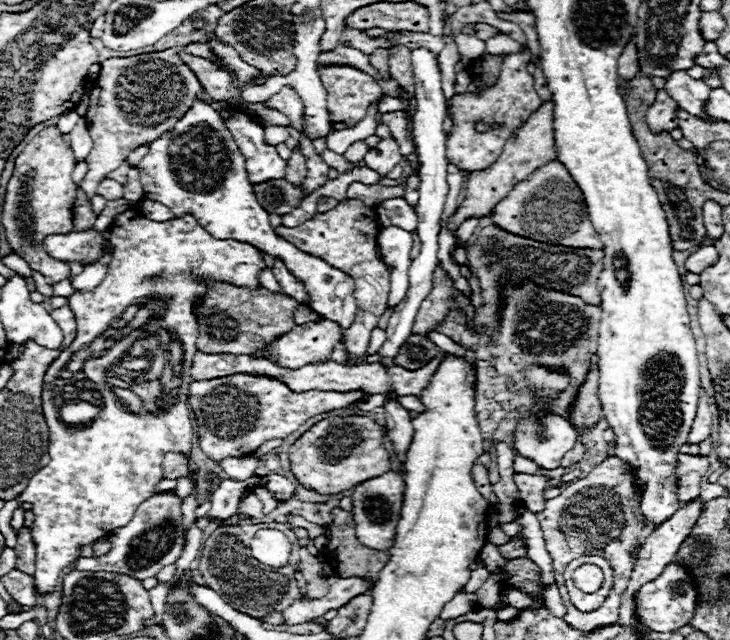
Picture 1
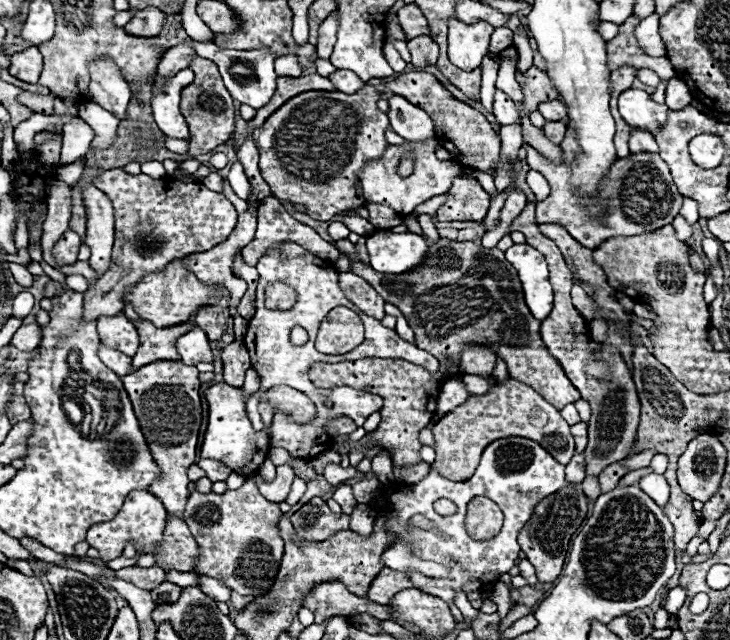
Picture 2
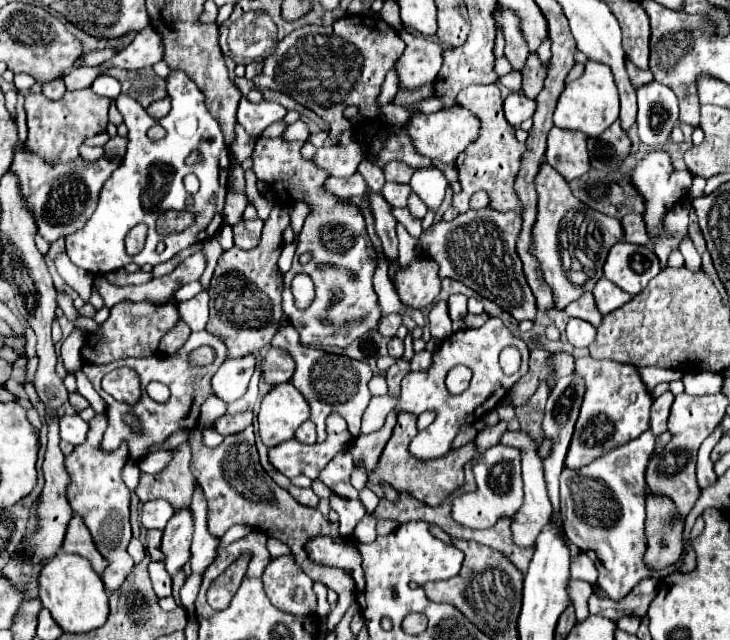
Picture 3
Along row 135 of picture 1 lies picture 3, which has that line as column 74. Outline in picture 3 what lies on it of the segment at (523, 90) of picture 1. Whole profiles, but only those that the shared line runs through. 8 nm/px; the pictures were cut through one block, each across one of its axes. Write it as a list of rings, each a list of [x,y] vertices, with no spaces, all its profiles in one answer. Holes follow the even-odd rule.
[[[96,414],[88,424],[90,424],[90,430],[88,430],[86,442],[76,446],[74,452],[70,456],[66,456],[66,460],[64,460],[64,466],[72,478],[72,484],[68,488],[68,500],[70,500],[74,514],[78,514],[84,520],[84,524],[88,526],[98,552],[110,562],[102,580],[104,580],[108,592],[116,592],[122,586],[122,582],[126,580],[126,574],[130,574],[132,566],[134,566],[130,554],[126,552],[126,548],[132,540],[130,512],[128,512],[130,490],[126,488],[124,480],[120,476],[122,468],[128,460],[128,450],[126,450],[126,446],[120,446],[114,452],[102,450],[102,436],[108,426],[104,414]]]

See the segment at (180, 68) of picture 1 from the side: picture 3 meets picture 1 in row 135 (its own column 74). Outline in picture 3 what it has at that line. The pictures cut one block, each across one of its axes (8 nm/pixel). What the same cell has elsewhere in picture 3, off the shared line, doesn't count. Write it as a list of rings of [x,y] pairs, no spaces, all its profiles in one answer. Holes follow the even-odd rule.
[[[92,88],[66,92],[60,100],[48,100],[42,92],[26,94],[26,114],[28,114],[28,140],[24,142],[24,150],[40,156],[42,160],[54,164],[74,162],[80,152],[78,148],[90,136],[106,132],[108,126],[108,106],[110,98],[102,98],[92,92]]]

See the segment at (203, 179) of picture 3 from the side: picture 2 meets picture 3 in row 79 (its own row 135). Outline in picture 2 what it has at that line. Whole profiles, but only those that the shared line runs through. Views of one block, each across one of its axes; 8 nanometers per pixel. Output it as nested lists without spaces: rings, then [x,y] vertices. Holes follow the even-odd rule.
[[[190,68],[176,72],[168,80],[162,76],[154,78],[154,84],[152,84],[154,118],[156,118],[158,128],[170,138],[188,140],[188,136],[190,136],[186,120],[182,118],[182,114],[178,110],[178,102],[180,102],[182,88],[186,88],[186,84],[190,84],[192,80],[194,80],[194,72]]]

